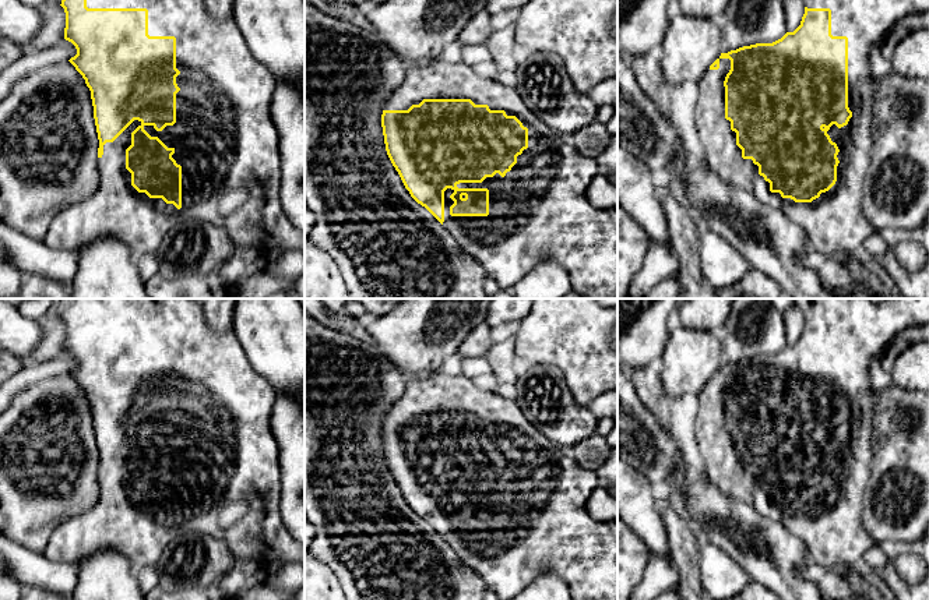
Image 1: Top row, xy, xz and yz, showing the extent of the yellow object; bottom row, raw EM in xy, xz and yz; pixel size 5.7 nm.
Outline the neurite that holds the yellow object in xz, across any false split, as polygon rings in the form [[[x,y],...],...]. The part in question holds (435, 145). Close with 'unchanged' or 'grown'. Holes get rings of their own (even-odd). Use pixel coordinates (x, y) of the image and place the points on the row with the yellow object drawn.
[[[440,59],[420,60],[407,67],[404,82],[393,92],[383,106],[381,127],[387,155],[398,172],[411,197],[425,207],[457,240],[460,247],[474,257],[500,287],[511,290],[541,260],[555,260],[564,267],[570,276],[571,292],[584,299],[617,299],[617,207],[598,209],[587,198],[587,188],[597,176],[598,166],[594,158],[576,151],[570,138],[557,135],[535,113],[529,110],[515,88],[496,80],[479,77],[472,67],[464,63],[447,63]]] | grown

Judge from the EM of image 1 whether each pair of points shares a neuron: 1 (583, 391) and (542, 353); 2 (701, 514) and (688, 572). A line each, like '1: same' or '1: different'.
1: same
2: different

